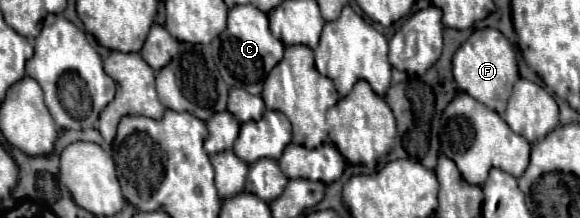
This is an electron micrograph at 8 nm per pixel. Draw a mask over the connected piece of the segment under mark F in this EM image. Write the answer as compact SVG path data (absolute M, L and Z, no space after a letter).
M494 28L474 30L472 36L454 54L454 80L458 88L476 98L478 102L482 102L484 106L496 110L500 116L504 116L510 90L518 78L520 76L514 50L500 30Z

